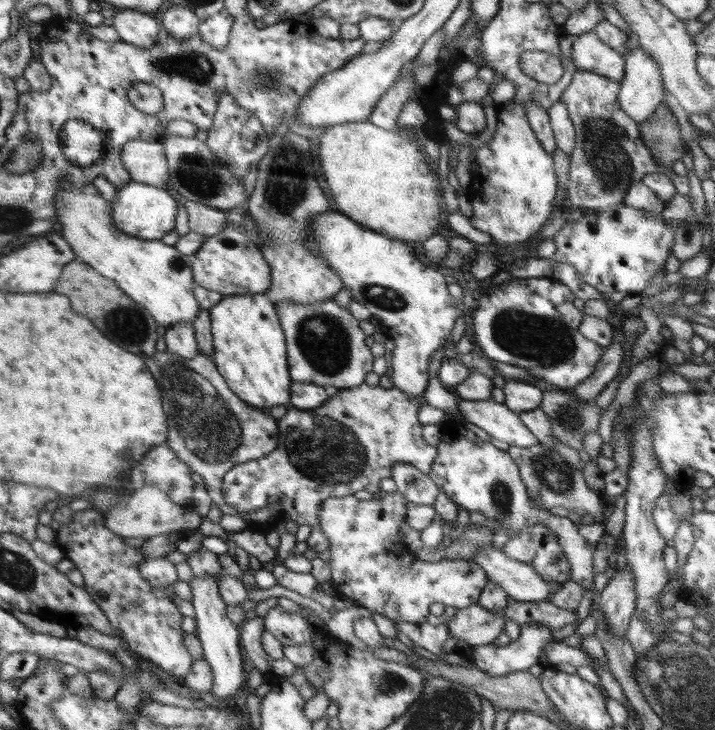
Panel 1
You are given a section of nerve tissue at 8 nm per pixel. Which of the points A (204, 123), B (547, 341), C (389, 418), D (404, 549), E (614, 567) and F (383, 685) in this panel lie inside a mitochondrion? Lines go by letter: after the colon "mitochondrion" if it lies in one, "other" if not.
A: other
B: mitochondrion
C: other
D: other
E: other
F: mitochondrion

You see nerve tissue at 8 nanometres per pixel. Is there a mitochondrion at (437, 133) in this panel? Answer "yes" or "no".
no

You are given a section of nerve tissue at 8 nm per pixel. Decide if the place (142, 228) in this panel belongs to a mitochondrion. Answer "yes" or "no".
no

